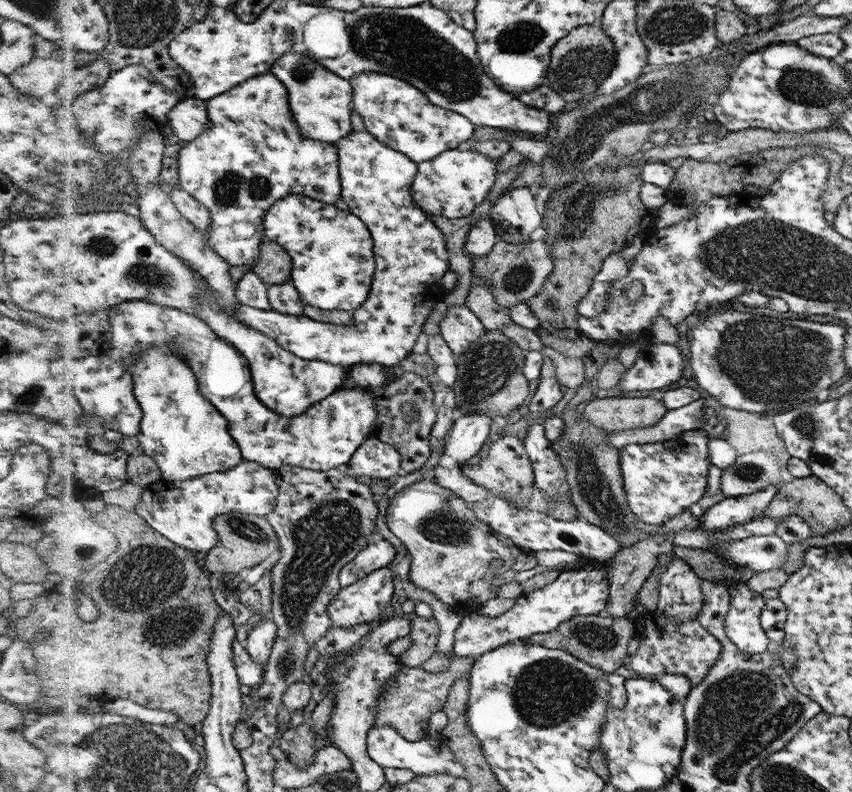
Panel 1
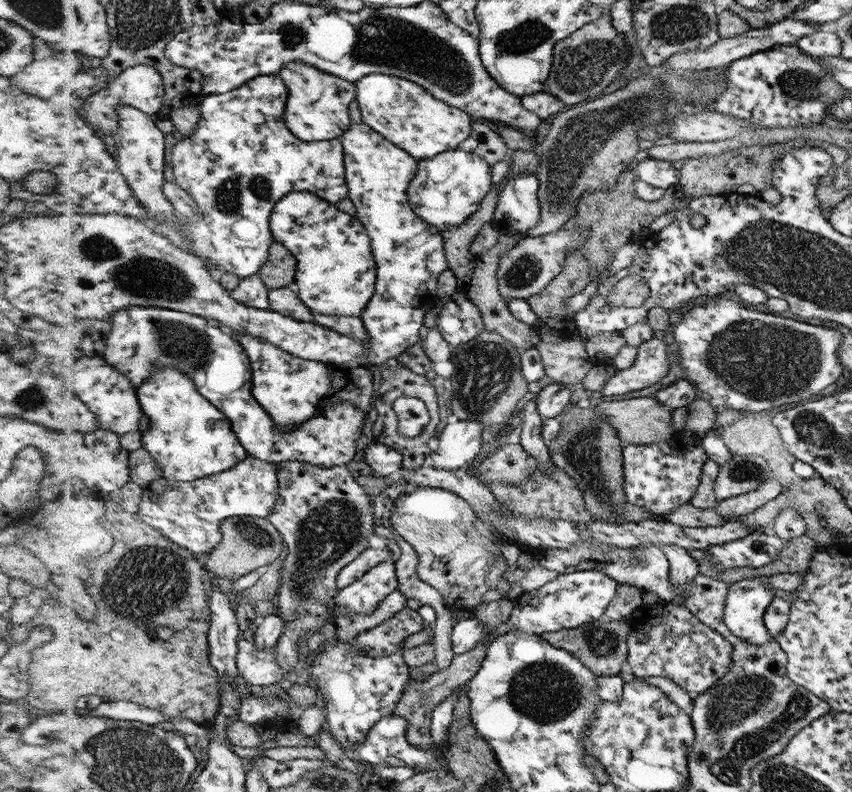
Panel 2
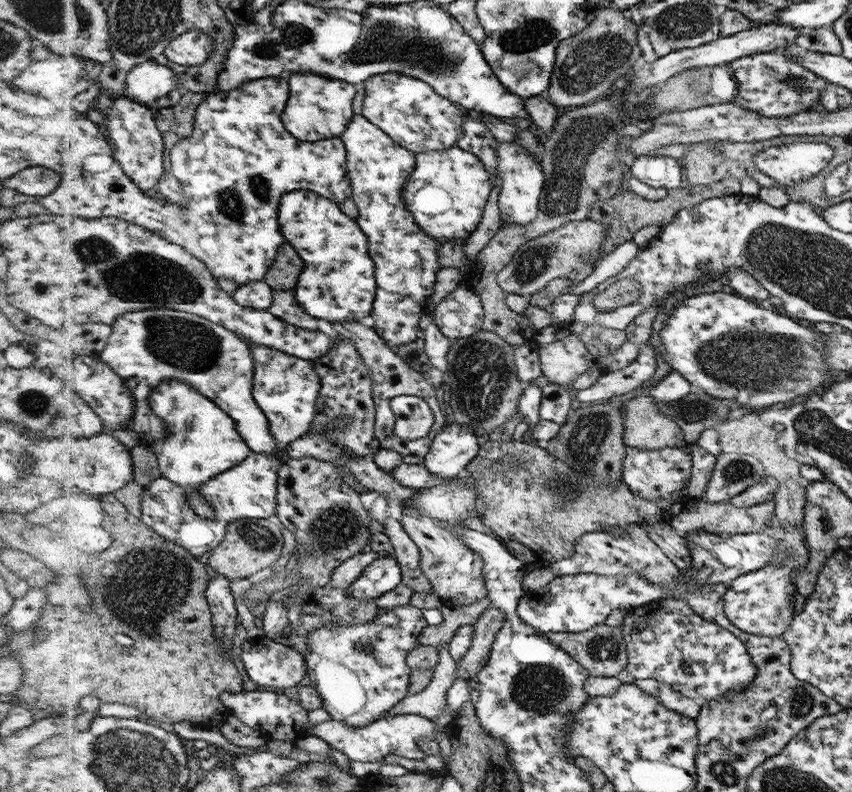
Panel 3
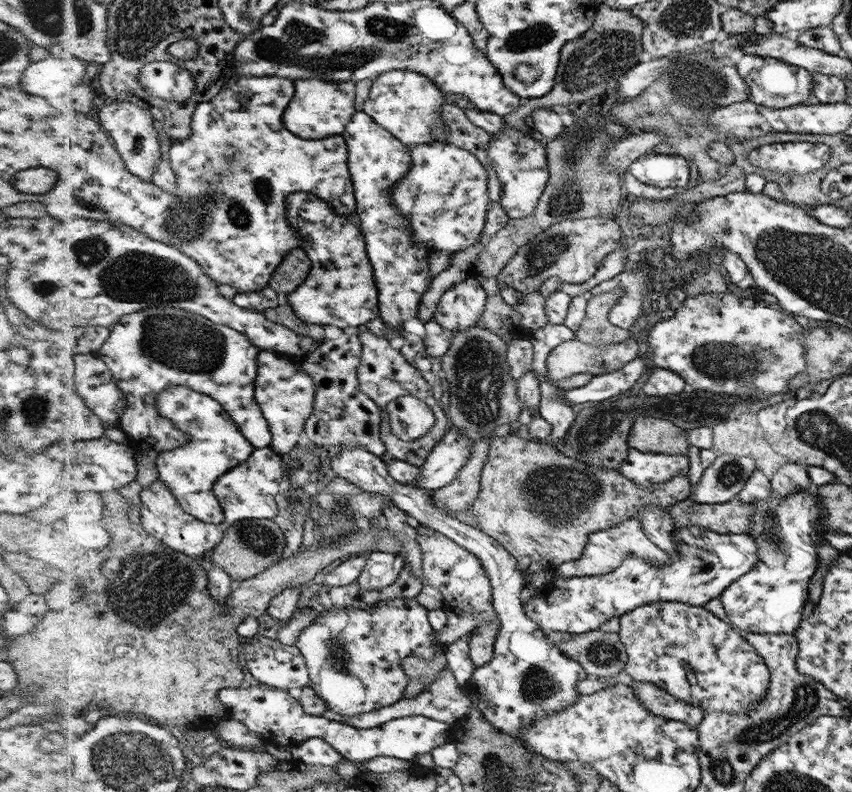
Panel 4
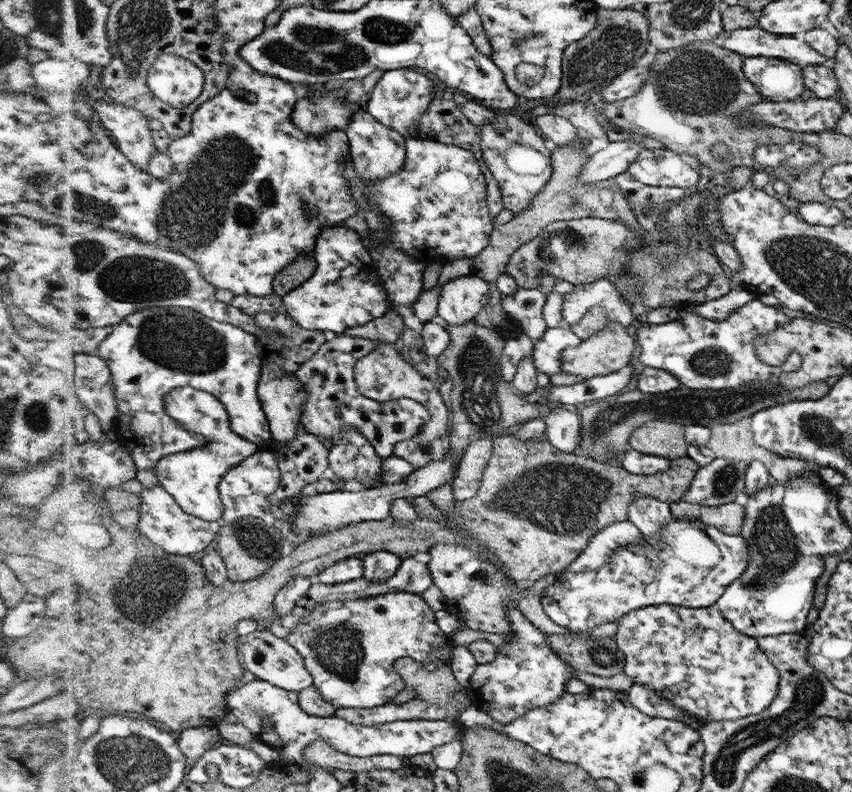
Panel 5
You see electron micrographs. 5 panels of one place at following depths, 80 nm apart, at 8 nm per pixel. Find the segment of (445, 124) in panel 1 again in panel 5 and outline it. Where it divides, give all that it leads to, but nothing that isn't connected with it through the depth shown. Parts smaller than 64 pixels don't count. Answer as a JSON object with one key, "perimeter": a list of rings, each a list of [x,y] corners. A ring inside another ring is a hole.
{"perimeter":[[[400,68],[386,71],[382,75],[370,92],[365,111],[371,113],[380,124],[388,125],[408,140],[413,137],[419,138],[417,122],[429,110],[433,100],[435,98],[432,80],[414,69]]]}

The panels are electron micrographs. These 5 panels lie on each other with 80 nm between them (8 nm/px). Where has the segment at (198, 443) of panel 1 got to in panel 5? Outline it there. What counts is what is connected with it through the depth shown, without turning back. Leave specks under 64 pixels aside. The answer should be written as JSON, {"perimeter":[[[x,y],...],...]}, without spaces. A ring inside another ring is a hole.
{"perimeter":[[[194,387],[175,388],[167,396],[166,409],[184,428],[207,436],[209,443],[194,450],[165,456],[156,467],[161,485],[174,495],[188,514],[212,522],[222,520],[225,517],[225,502],[221,495],[221,483],[227,473],[260,450],[259,444],[234,430],[227,405],[211,392]]]}

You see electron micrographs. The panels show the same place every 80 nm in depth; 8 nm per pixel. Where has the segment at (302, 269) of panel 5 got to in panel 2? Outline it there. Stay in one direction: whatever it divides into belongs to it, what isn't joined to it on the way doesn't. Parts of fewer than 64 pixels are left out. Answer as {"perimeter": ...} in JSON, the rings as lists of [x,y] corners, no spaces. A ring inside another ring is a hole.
{"perimeter":[[[276,242],[271,246],[271,259],[260,272],[270,288],[295,286],[299,274],[300,261],[287,245]]]}

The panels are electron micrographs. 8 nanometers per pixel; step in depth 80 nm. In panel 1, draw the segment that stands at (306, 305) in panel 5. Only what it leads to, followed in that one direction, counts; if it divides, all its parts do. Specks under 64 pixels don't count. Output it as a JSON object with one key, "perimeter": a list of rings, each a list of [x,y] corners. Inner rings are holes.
{"perimeter":[[[292,195],[284,198],[268,212],[265,234],[270,240],[283,244],[293,256],[293,284],[298,287],[306,304],[322,310],[352,312],[366,300],[375,274],[373,238],[367,225],[354,213],[339,210],[333,204],[325,204],[310,196]]]}

